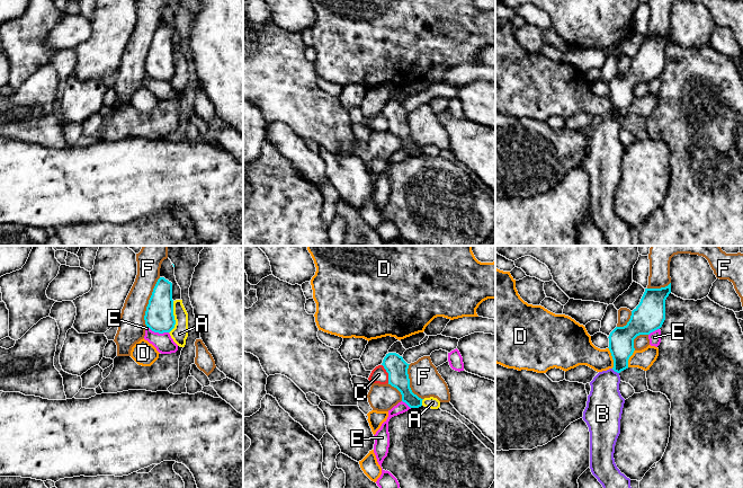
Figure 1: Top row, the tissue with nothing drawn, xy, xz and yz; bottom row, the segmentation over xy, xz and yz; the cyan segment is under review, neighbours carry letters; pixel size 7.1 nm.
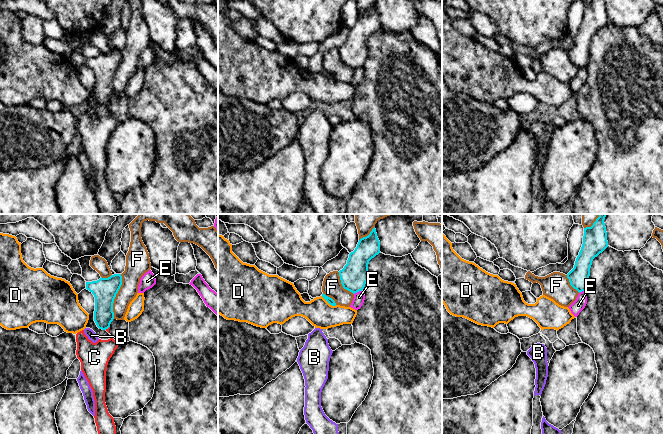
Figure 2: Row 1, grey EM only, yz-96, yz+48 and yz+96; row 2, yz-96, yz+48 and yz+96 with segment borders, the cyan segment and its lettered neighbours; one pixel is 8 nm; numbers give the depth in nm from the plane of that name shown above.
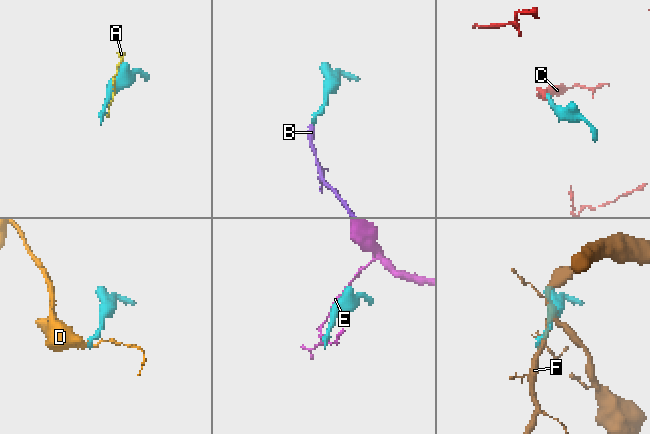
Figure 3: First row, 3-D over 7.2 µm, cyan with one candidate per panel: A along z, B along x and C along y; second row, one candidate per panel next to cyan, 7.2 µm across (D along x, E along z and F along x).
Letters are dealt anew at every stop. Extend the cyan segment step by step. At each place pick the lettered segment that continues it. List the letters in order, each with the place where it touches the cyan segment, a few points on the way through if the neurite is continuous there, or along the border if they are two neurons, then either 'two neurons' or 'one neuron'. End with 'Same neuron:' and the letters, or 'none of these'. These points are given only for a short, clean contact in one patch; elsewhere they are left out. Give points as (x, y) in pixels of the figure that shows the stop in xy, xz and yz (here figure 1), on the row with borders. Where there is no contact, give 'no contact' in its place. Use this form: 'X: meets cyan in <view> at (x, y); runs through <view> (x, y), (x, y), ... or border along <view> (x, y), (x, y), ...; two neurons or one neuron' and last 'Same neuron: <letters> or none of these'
A: meets cyan in xy at (173, 317); two neurons
B: meets cyan in yz at (615, 371); runs through yz (621, 338), (620, 363), (615, 371), (605, 386), (605, 404); one neuron
C: meets cyan in xz at (387, 372); border along xz (382, 364), (387, 373), (388, 382); two neurons
D: meets cyan in yz at (612, 357); border along yz (608, 347), (611, 354), (612, 367); two neurons
E: meets cyan in xy at (158, 331); border along xy (146, 326), (154, 331), (168, 333); two neurons
F: meets cyan in xy at (149, 302); two neurons
Same neuron: B

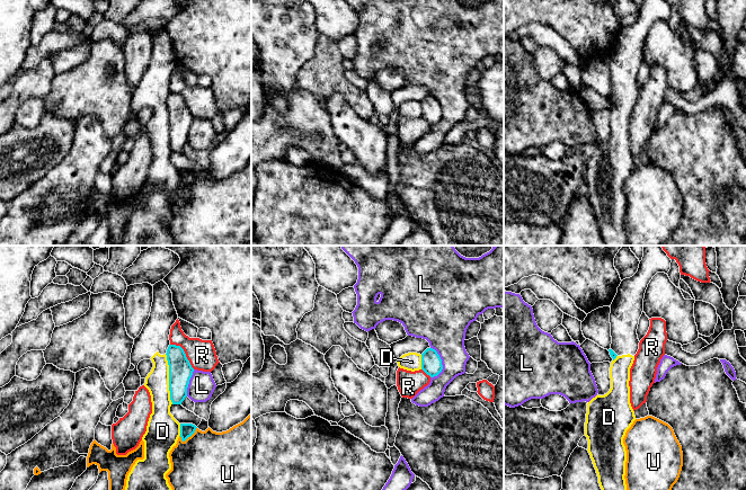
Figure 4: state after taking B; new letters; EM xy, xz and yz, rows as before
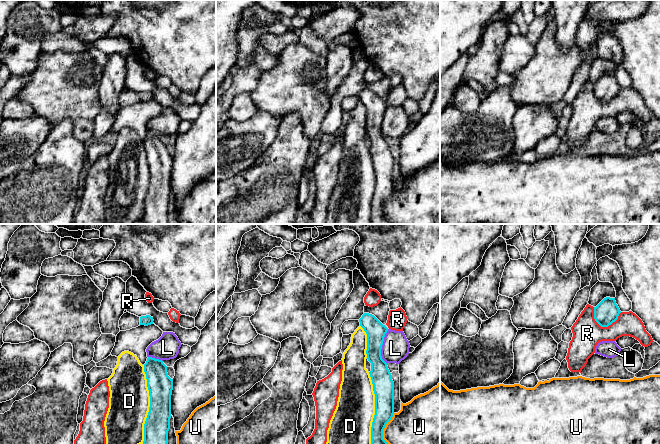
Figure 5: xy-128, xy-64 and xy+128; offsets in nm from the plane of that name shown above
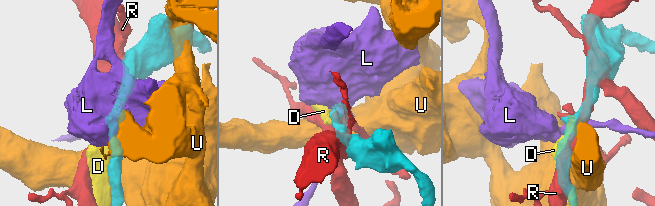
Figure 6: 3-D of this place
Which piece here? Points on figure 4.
D: meets cyan in xy at (169, 379); two neurons
L: meets cyan in xz at (441, 363); border along xz (431, 347), (438, 355), (442, 365), (442, 370), (433, 377); two neurons
R: meets cyan in xy at (184, 353); two neurons
U: meets cyan in xy at (189, 436); two neurons
Same neuron: none of these

